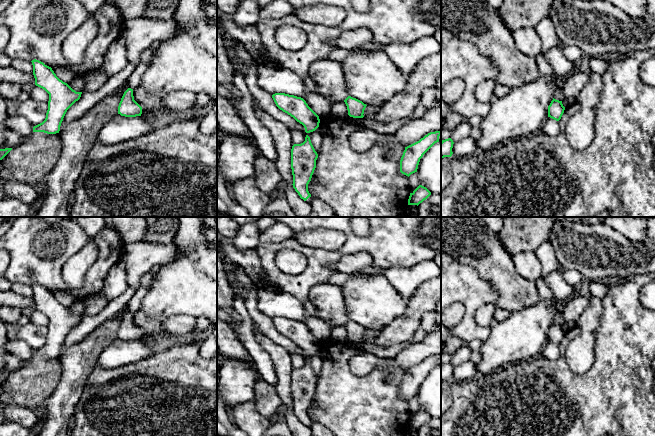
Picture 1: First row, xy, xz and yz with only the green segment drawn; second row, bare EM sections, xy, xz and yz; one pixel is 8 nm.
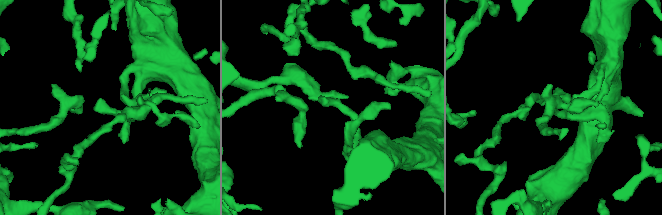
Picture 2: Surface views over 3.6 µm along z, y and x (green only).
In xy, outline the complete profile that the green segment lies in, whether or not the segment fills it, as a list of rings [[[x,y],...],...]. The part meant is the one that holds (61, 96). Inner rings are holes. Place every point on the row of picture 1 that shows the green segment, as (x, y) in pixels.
[[[32,60],[35,85],[49,94],[48,110],[45,120],[33,127],[33,132],[56,134],[67,110],[80,99],[82,92],[76,92],[60,80],[51,67],[39,60]]]

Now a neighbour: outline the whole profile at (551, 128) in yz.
[[[547,117],[541,129],[541,133],[550,137],[556,137],[559,134],[559,122]]]

